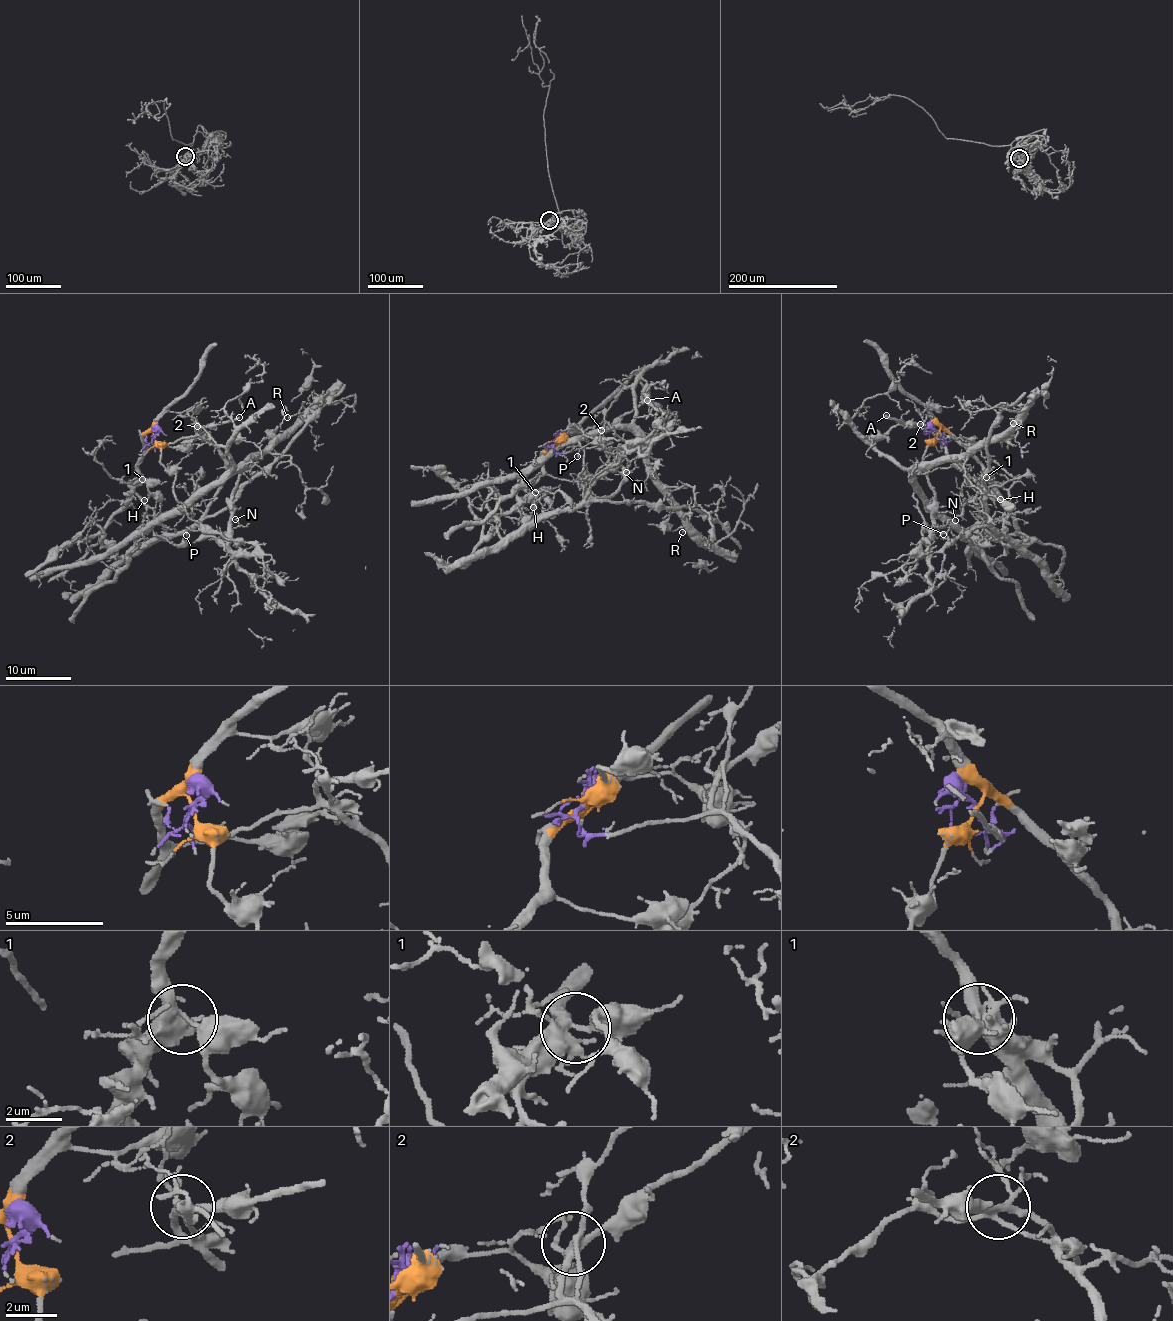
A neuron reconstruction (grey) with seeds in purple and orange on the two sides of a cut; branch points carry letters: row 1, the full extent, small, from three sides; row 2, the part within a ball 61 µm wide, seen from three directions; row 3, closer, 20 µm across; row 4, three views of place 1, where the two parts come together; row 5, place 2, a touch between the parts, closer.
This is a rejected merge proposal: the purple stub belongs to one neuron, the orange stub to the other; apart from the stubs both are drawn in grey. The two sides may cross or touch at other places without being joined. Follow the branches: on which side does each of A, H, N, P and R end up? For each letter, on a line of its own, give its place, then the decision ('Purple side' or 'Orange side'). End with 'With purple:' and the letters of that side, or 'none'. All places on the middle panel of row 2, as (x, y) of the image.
A: Place: (647, 400). Purple side
H: Place: (533, 507). Orange side
N: Place: (626, 472). Orange side
P: Place: (577, 456). Orange side
R: Place: (682, 532). Orange side
With purple: A

